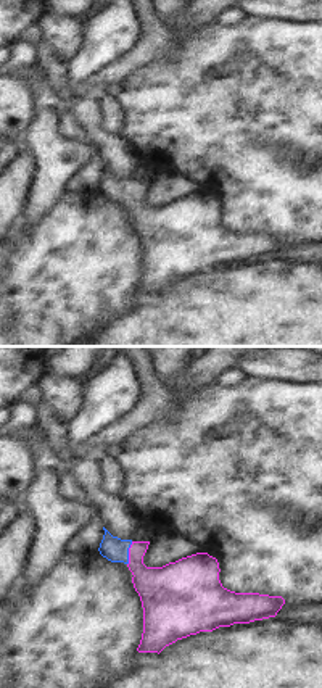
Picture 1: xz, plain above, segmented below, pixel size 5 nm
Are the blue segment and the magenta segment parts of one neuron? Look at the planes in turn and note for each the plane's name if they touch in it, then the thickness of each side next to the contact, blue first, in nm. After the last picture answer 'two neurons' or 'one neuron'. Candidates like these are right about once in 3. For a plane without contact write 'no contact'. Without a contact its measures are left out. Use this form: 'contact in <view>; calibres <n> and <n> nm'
contact in xz; calibres 120 and 240 nm

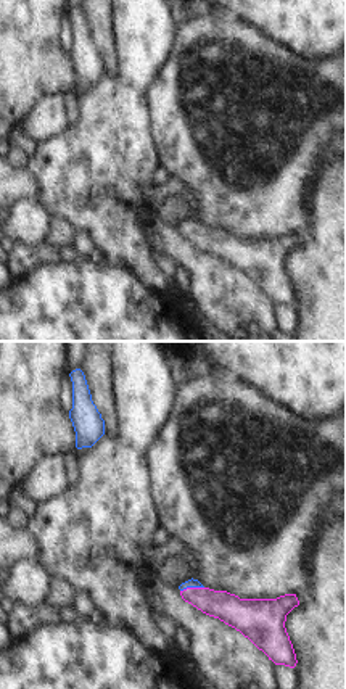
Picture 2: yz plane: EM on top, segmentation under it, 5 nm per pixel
contact in yz; calibres 50 and 150 nm

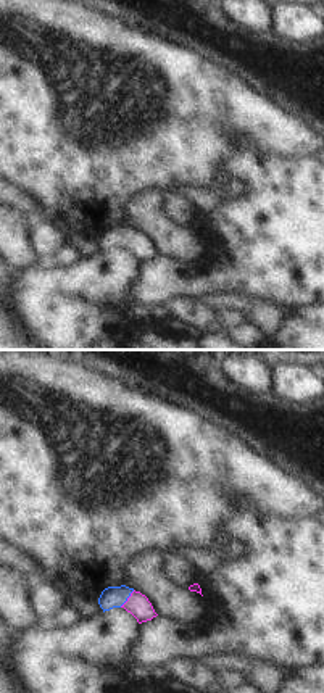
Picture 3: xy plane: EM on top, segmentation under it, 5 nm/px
contact in xy; calibres 110 and 110 nm

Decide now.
one neuron

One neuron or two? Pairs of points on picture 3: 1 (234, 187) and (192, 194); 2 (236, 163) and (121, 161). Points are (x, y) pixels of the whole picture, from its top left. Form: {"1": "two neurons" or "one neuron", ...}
{"1": "one neuron", "2": "two neurons"}

